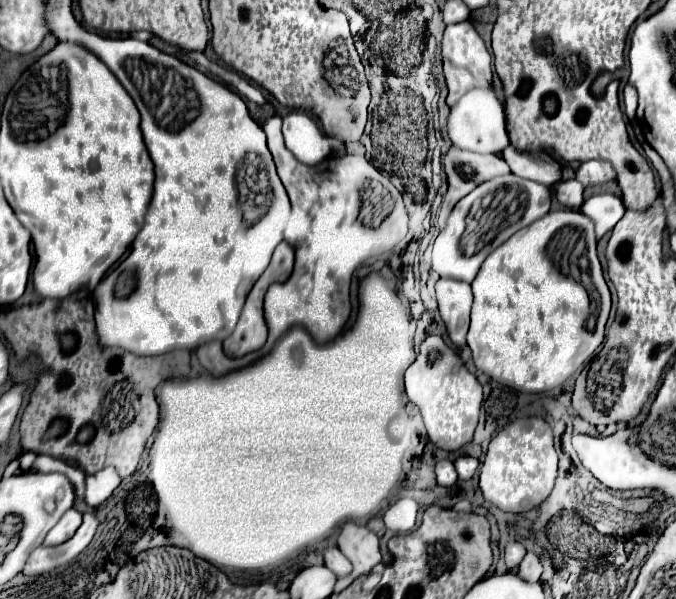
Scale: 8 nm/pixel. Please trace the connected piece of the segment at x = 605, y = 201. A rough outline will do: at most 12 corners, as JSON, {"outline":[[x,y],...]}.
{"outline":[[613,194],[587,198],[579,208],[595,222],[597,240],[625,214]]}

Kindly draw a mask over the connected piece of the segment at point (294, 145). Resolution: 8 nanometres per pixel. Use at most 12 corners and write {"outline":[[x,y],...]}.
{"outline":[[303,112],[283,116],[285,146],[303,164],[345,150]]}

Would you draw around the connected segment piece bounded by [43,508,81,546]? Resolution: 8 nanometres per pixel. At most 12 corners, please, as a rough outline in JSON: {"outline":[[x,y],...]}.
{"outline":[[67,510],[51,528],[45,546],[59,546],[81,526],[81,512]]}

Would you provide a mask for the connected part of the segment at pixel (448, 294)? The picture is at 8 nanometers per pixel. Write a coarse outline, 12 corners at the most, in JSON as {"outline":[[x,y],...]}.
{"outline":[[441,278],[435,288],[451,342],[465,346],[471,286]]}

